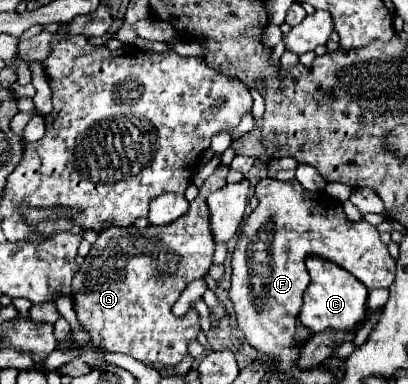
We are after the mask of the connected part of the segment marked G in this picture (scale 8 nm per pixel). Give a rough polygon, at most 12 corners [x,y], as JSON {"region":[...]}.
{"region":[[207,196],[185,218],[99,234],[73,306],[103,352],[175,366],[199,314],[171,314],[213,264]]}

